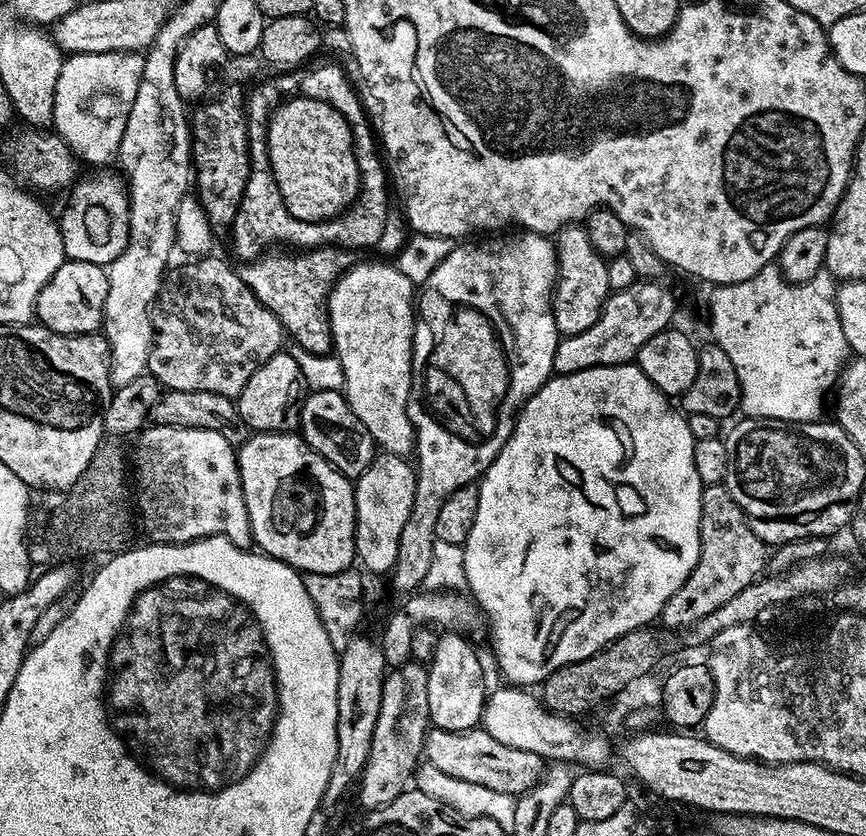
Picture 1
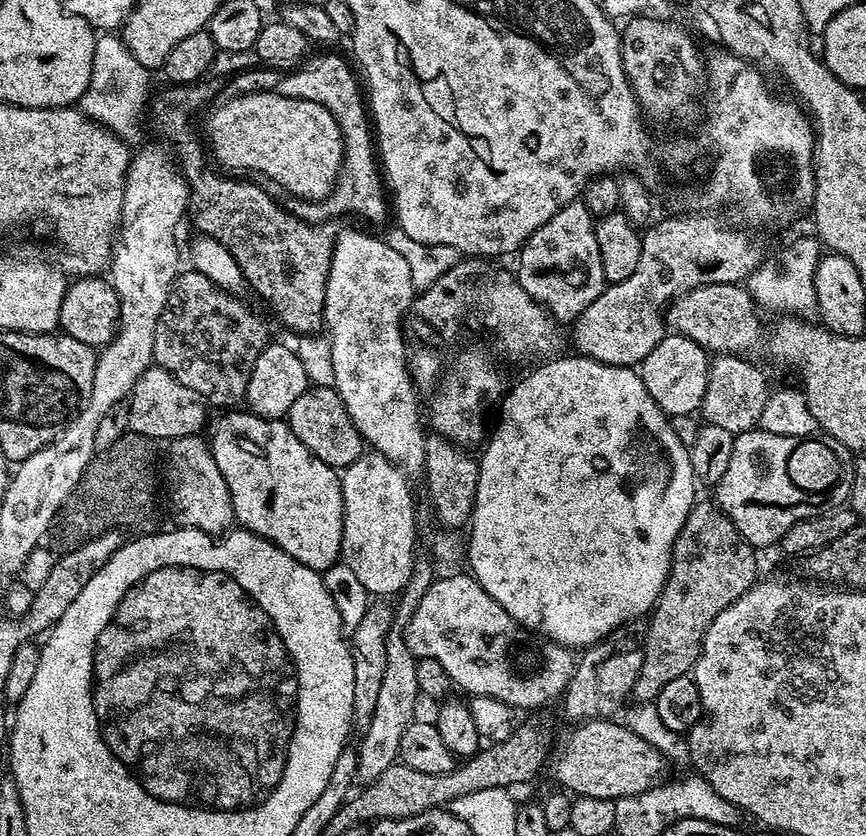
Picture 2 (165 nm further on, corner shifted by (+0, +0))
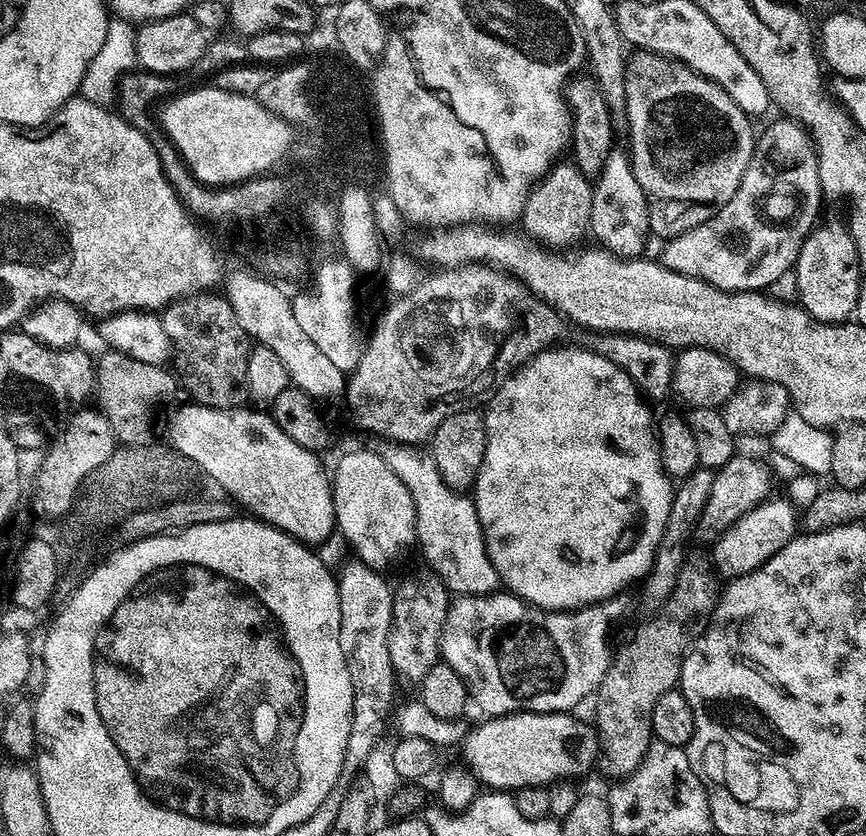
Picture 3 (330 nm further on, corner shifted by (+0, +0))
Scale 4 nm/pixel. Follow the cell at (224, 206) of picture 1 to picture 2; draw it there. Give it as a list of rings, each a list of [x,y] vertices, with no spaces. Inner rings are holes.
[[[205,78],[194,84],[167,87],[168,88],[162,89],[161,92],[157,94],[157,96],[155,93],[155,95],[151,97],[150,116],[152,112],[152,120],[154,123],[156,123],[157,130],[160,131],[161,134],[169,140],[169,142],[167,141],[167,143],[170,145],[171,151],[174,153],[174,159],[179,167],[180,172],[182,173],[182,175],[184,175],[185,182],[188,183],[188,194],[190,197],[190,220],[192,216],[193,222],[196,223],[197,229],[195,231],[205,236],[212,236],[222,246],[226,246],[226,250],[234,258],[236,265],[242,270],[247,287],[249,289],[252,287],[253,290],[256,291],[257,294],[260,295],[261,298],[264,299],[270,307],[272,307],[273,314],[276,315],[277,318],[285,324],[283,327],[287,329],[287,331],[297,332],[298,334],[302,334],[303,336],[317,335],[317,333],[319,333],[321,329],[325,327],[324,307],[326,306],[326,286],[327,279],[330,278],[331,260],[334,258],[335,242],[338,233],[337,225],[332,222],[309,222],[308,220],[298,218],[291,211],[287,212],[287,210],[284,209],[278,201],[271,200],[271,198],[268,197],[267,194],[264,193],[258,185],[251,184],[251,182],[248,180],[235,180],[235,178],[232,177],[235,175],[232,174],[224,174],[228,176],[219,176],[219,174],[216,173],[215,170],[212,169],[206,161],[204,161],[204,152],[206,156],[206,148],[203,143],[201,143],[202,145],[200,145],[199,142],[195,140],[196,128],[194,125],[192,125],[192,116],[188,112],[198,111],[199,108],[203,106],[203,104],[209,103],[208,105],[211,105],[213,101],[217,99],[217,97],[215,98],[215,96],[217,95],[219,97],[221,95],[222,84],[219,79]]]

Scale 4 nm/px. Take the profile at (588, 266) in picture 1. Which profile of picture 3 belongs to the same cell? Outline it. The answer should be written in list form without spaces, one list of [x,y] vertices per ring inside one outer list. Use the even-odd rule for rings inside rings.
[[[572,162],[557,163],[548,175],[529,192],[524,203],[523,231],[535,243],[548,250],[568,248],[590,232],[590,206],[592,205],[593,181],[588,180]]]

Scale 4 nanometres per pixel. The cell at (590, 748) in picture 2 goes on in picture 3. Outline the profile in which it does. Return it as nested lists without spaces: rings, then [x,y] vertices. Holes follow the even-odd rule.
[[[512,712],[509,716],[485,719],[485,724],[473,727],[464,737],[463,759],[477,781],[488,790],[515,790],[526,786],[552,786],[557,782],[575,781],[575,776],[586,775],[595,766],[596,756],[598,760],[602,752],[602,741],[591,723],[583,724],[574,717],[567,712]]]

